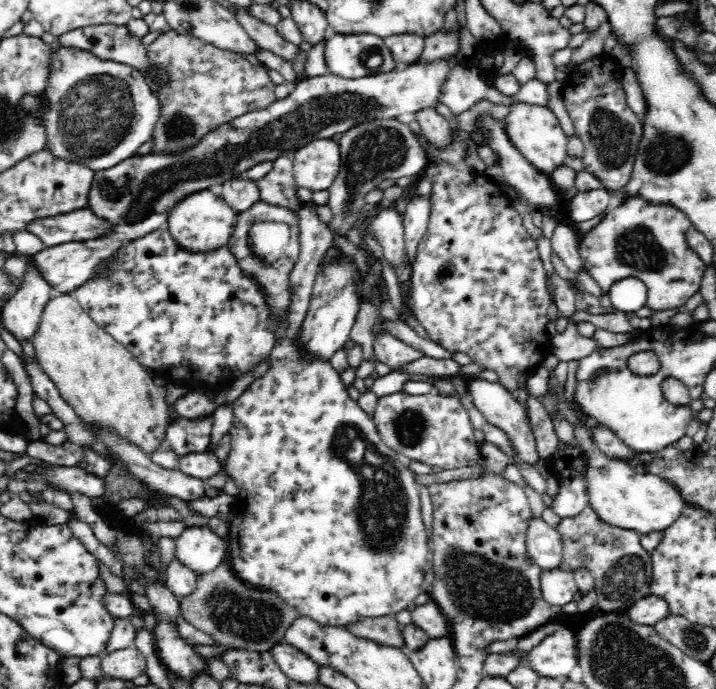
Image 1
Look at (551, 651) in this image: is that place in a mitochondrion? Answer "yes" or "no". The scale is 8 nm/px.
no

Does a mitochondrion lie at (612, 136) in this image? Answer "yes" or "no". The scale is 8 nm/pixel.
yes

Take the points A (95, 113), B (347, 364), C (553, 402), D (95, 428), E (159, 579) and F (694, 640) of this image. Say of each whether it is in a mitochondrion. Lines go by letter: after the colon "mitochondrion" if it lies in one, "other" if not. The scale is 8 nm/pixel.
A: mitochondrion
B: other
C: mitochondrion
D: other
E: other
F: mitochondrion

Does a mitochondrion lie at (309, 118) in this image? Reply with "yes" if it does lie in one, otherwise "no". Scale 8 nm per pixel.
yes

